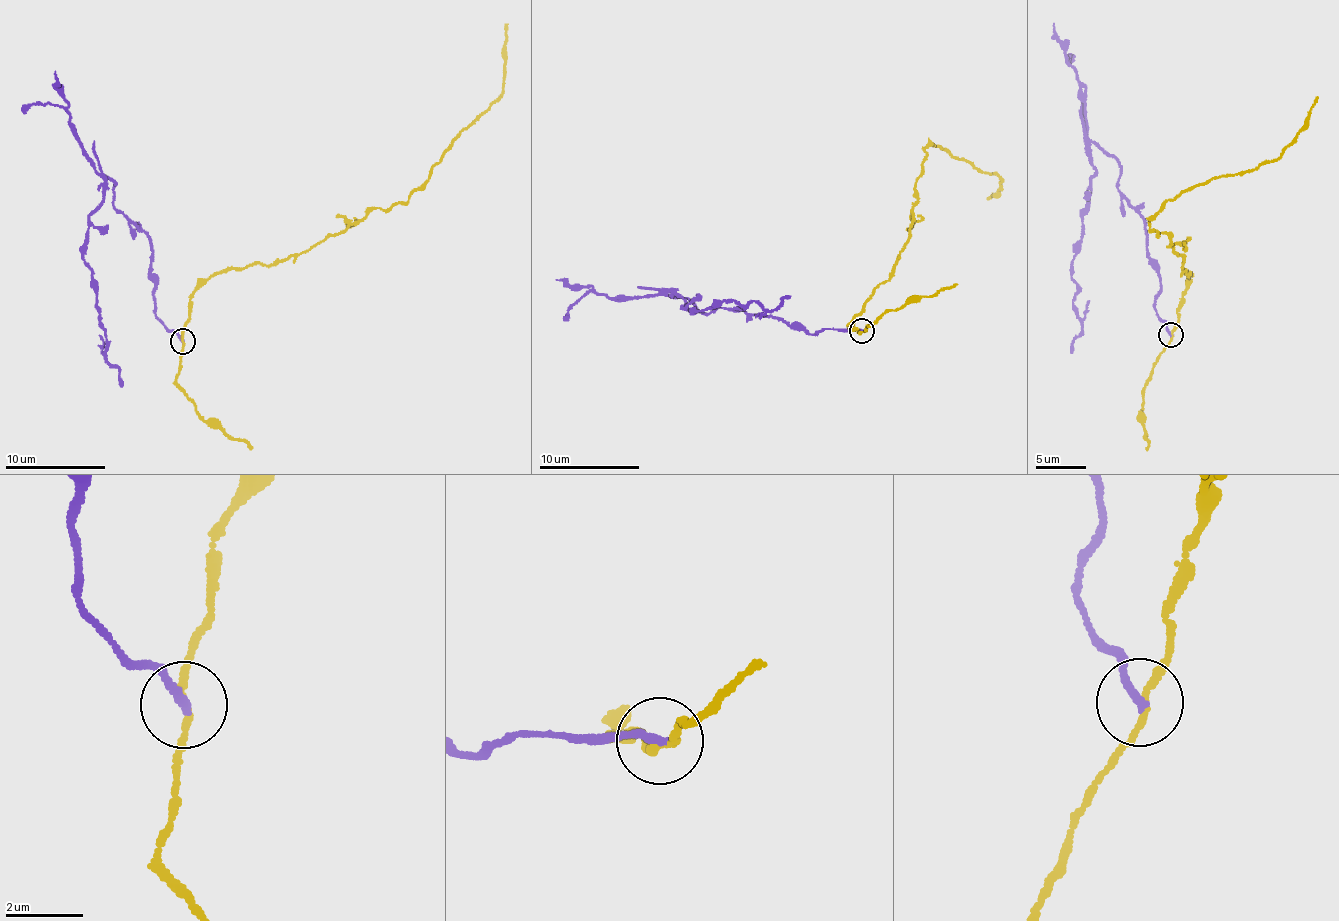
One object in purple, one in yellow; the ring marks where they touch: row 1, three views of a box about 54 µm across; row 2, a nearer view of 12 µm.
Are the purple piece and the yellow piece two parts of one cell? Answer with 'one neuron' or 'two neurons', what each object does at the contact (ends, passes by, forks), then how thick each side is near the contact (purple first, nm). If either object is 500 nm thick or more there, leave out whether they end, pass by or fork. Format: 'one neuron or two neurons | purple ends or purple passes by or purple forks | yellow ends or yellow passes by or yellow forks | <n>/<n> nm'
two neurons | purple ends | yellow passes by | 240/150 nm

